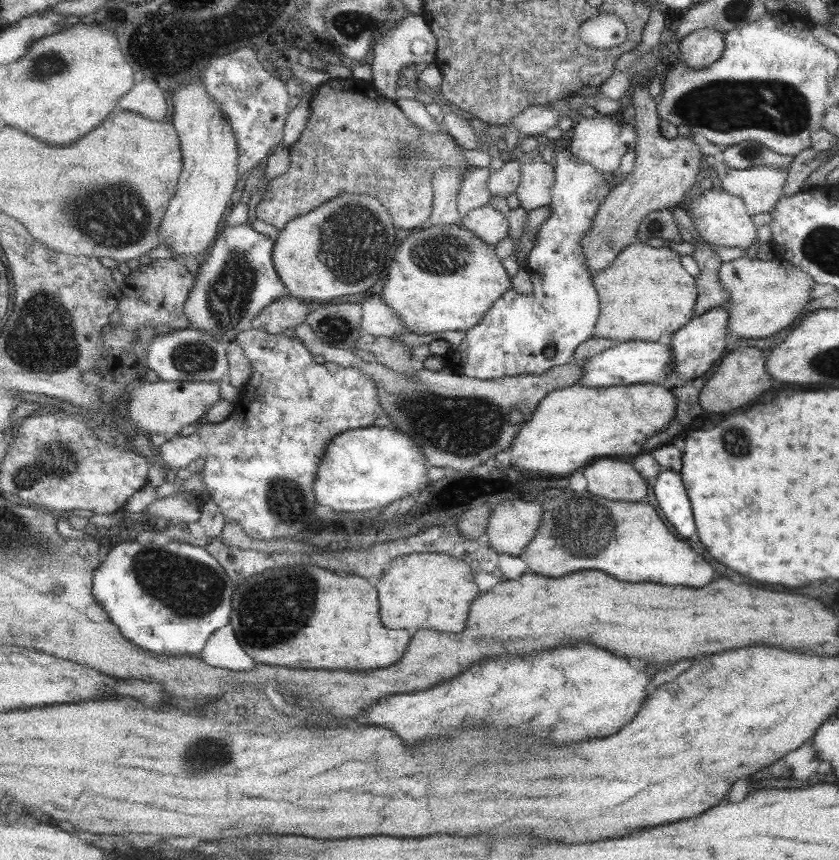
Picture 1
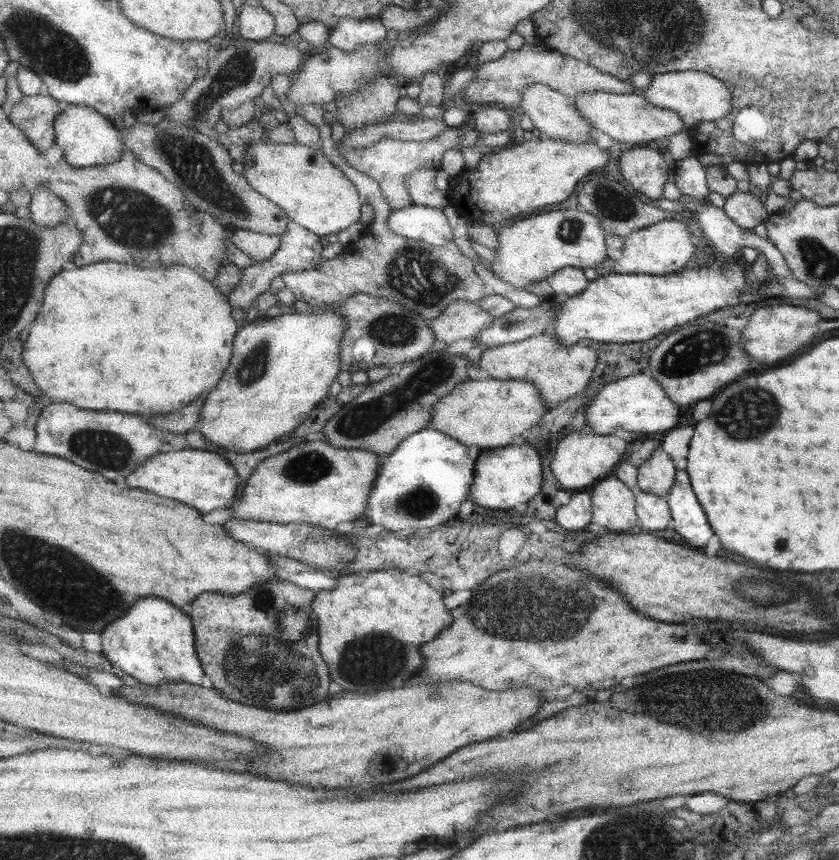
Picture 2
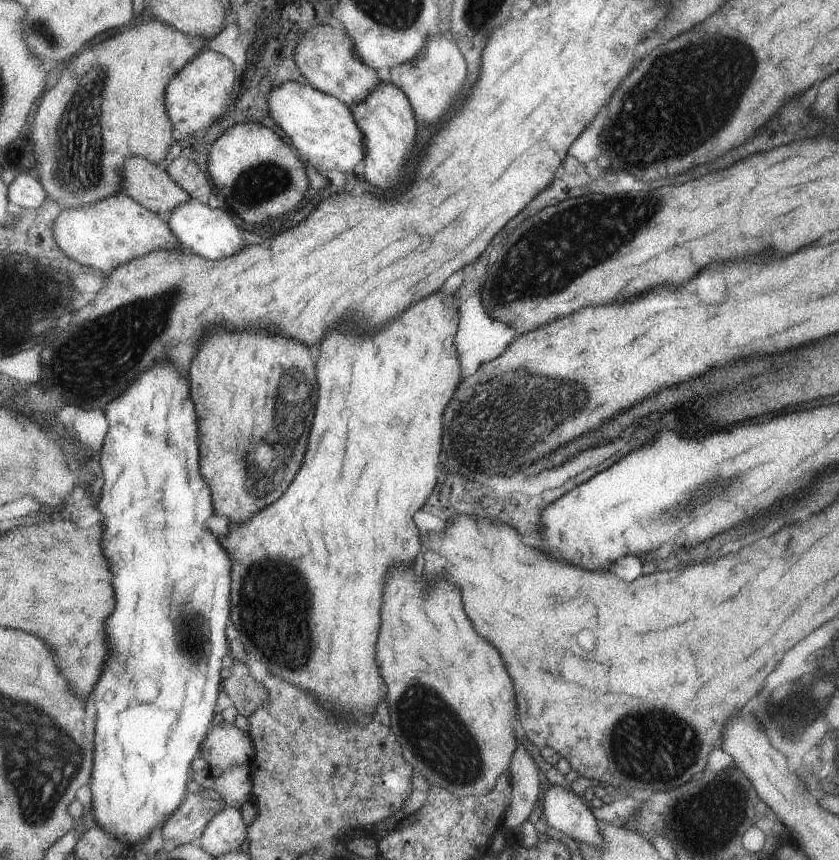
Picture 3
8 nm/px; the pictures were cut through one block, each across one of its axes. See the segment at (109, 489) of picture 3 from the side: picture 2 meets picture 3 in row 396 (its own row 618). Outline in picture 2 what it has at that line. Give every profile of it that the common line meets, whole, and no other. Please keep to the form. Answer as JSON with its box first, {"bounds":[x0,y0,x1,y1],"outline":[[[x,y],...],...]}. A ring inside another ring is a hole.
{"bounds":[101,596,207,686],"outline":[[[147,596],[135,602],[129,614],[111,622],[101,634],[103,654],[107,660],[145,686],[159,686],[163,682],[187,682],[201,686],[207,676],[197,650],[193,618],[159,596]]]}

